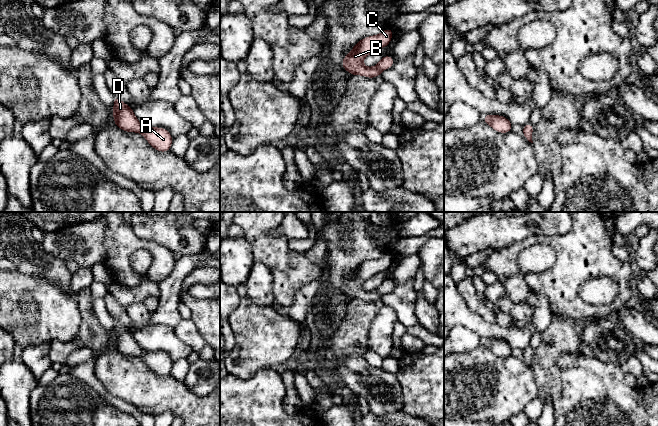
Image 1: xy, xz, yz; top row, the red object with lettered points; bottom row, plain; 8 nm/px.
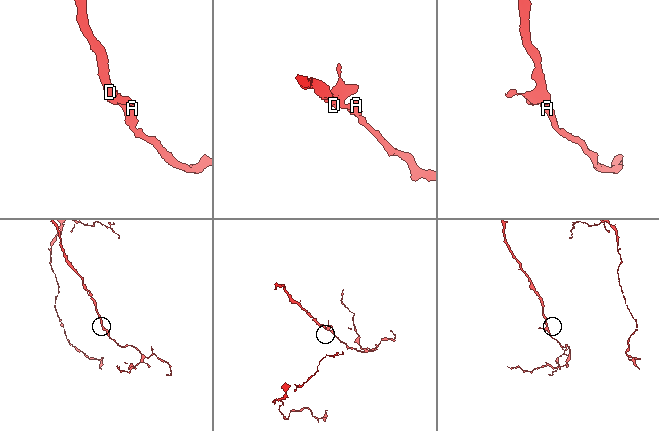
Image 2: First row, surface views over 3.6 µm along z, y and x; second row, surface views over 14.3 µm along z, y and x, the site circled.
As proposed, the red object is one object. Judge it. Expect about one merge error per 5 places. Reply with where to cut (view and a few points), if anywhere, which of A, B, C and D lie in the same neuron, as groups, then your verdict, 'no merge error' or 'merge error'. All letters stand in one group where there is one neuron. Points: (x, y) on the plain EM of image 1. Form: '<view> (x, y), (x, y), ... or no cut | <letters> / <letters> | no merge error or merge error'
no cut | A B C D | no merge error

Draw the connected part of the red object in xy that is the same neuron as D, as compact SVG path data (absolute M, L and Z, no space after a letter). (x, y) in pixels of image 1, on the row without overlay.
M114 320L112 333L114 346L123 355L141 357L148 367L160 376L167 376L172 369L173 361L164 352L143 350L133 337L133 333Z

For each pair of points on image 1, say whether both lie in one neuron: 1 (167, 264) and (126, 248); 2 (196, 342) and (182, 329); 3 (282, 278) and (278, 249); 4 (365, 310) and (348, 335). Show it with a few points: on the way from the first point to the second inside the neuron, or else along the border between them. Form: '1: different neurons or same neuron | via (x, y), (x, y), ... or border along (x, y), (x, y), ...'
1: same neuron | via (158, 254), (149, 245), (136, 245)
2: same neuron | via (193, 339), (185, 331)
3: same neuron | via (280, 271), (280, 259), (278, 256)
4: same neuron | via (359, 316), (354, 329)

